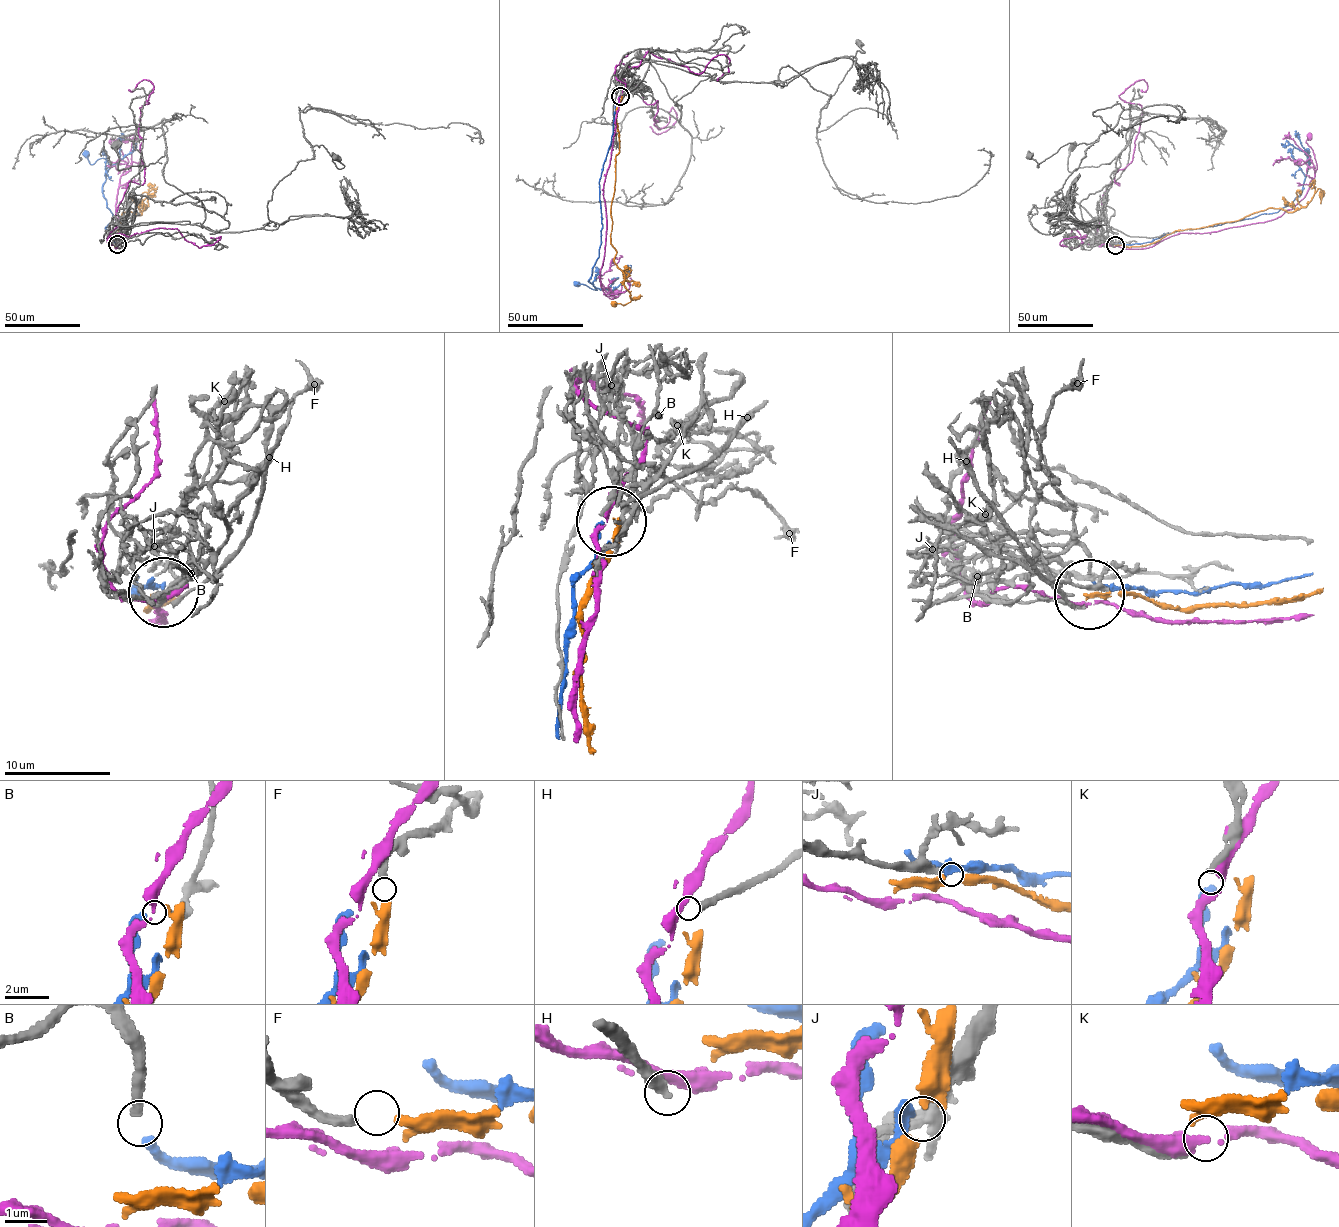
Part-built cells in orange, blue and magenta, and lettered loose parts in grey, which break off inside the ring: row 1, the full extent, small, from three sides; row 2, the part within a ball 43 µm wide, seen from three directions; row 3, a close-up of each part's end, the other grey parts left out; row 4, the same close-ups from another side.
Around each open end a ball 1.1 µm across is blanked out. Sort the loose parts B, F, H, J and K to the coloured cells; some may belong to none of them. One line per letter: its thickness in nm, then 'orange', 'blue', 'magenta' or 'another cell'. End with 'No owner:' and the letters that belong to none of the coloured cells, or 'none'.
B: calibre 240 nm; blue
F: calibre 260 nm; orange
H: calibre 340 nm; another cell
J: calibre 280 nm; another cell
K: calibre 240 nm; another cell
No owner: H, J, K

